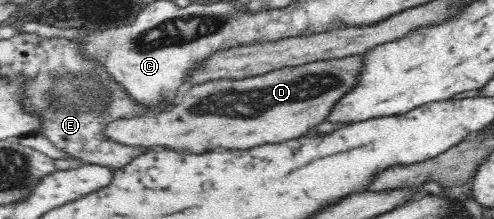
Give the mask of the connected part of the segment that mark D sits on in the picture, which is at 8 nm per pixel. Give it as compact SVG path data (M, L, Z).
M365 55L311 61L299 66L283 67L267 74L243 80L215 80L192 87L180 105L161 113L115 120L107 124L109 139L129 146L163 147L186 153L203 154L215 149L251 149L263 144L279 144L306 136L309 130L321 126L331 116L335 104L359 86L365 68Z

